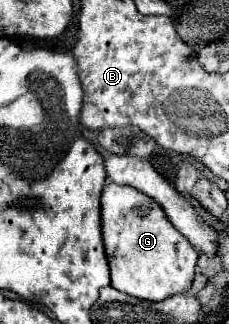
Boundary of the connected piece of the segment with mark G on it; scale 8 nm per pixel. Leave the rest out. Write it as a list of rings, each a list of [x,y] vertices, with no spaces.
[[[108,183],[102,191],[102,233],[104,233],[104,245],[106,245],[114,289],[124,291],[138,299],[146,299],[146,301],[162,301],[170,295],[190,291],[196,261],[198,261],[198,251],[166,219],[166,215],[162,215],[162,209],[158,207],[158,203],[154,203],[154,199],[150,199],[148,195],[142,195],[140,191],[134,191],[132,187]]]

